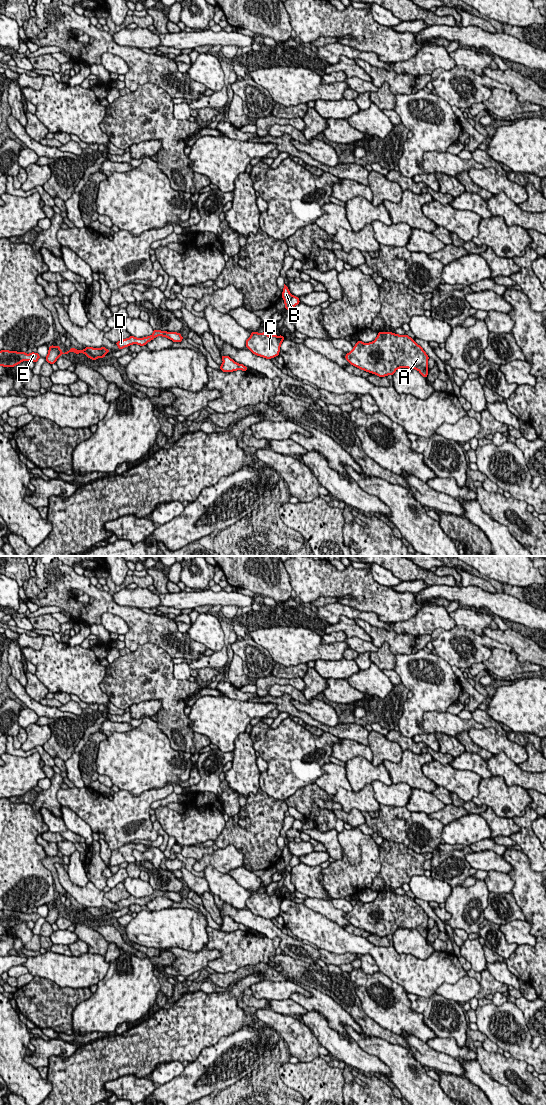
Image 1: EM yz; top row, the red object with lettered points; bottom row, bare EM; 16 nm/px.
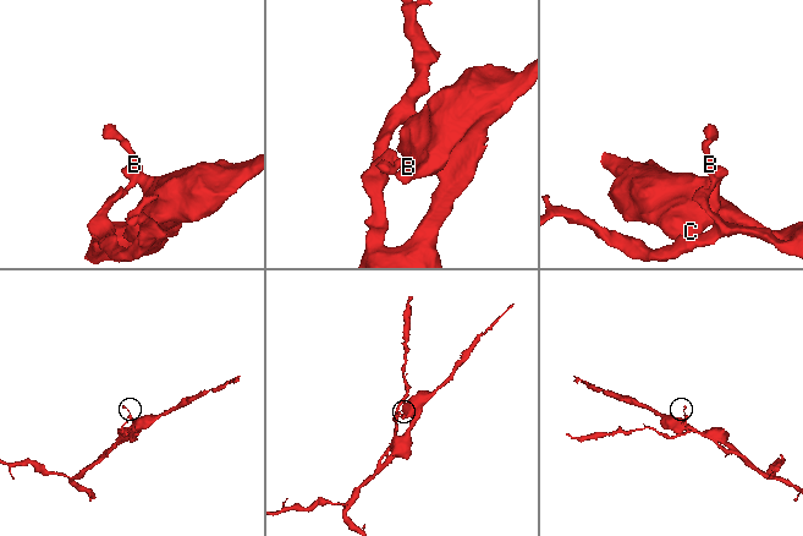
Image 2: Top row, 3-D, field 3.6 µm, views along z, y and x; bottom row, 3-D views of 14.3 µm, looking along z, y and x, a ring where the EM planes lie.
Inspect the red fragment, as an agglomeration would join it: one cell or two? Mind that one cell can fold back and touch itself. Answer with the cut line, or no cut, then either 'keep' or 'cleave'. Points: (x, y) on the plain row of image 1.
cut yz (293, 856), (290, 861), (290, 867); cleave

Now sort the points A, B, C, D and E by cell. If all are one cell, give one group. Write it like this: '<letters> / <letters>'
A C / B D E

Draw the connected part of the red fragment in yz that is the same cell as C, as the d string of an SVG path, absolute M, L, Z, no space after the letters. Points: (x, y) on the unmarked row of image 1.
M267 891L264 893L251 892L251 896L246 900L246 907L255 915L271 919L279 915L282 895L275 894L269 896Z

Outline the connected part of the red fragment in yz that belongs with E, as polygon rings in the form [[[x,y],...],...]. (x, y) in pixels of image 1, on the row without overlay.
[[[1,910],[0,911],[0,925],[3,927],[9,926],[10,928],[20,924],[22,921],[37,922],[40,918],[38,913],[26,914],[25,912]]]

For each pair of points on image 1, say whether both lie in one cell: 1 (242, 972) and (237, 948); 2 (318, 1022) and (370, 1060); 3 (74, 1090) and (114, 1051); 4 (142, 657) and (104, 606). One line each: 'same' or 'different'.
1: different
2: same
3: same
4: different

